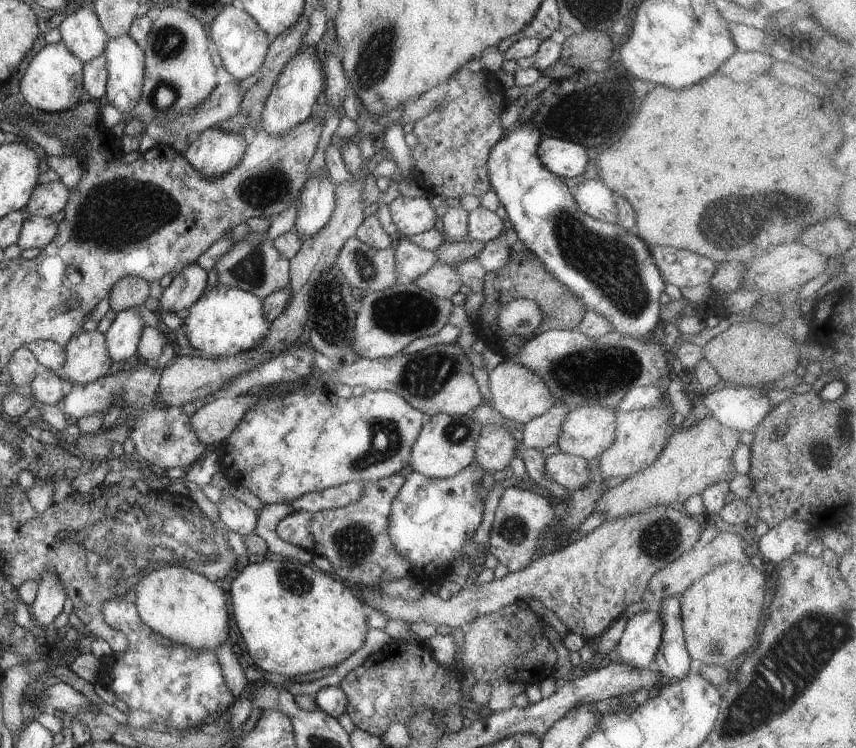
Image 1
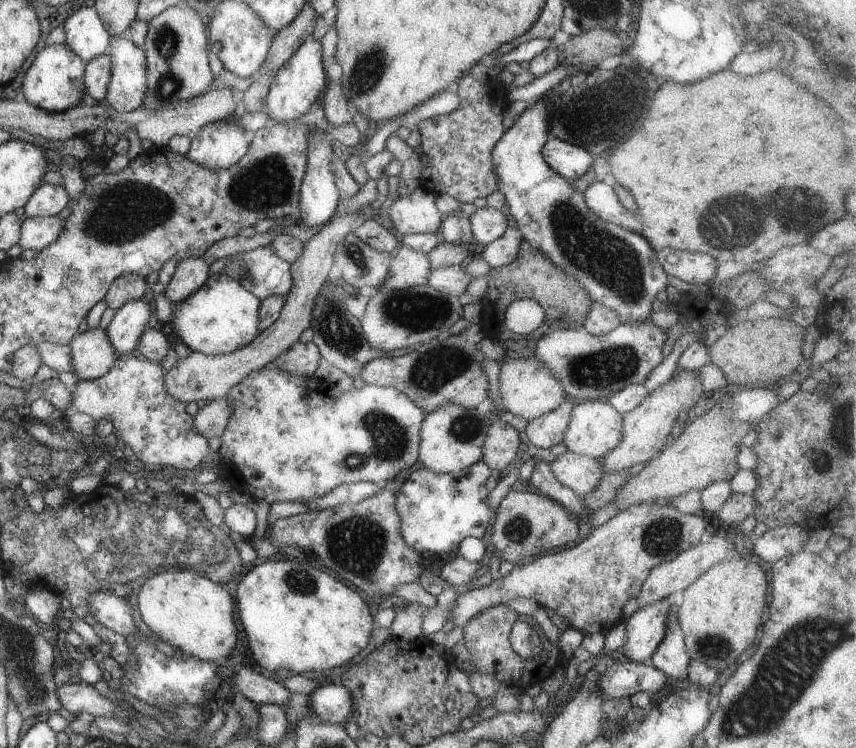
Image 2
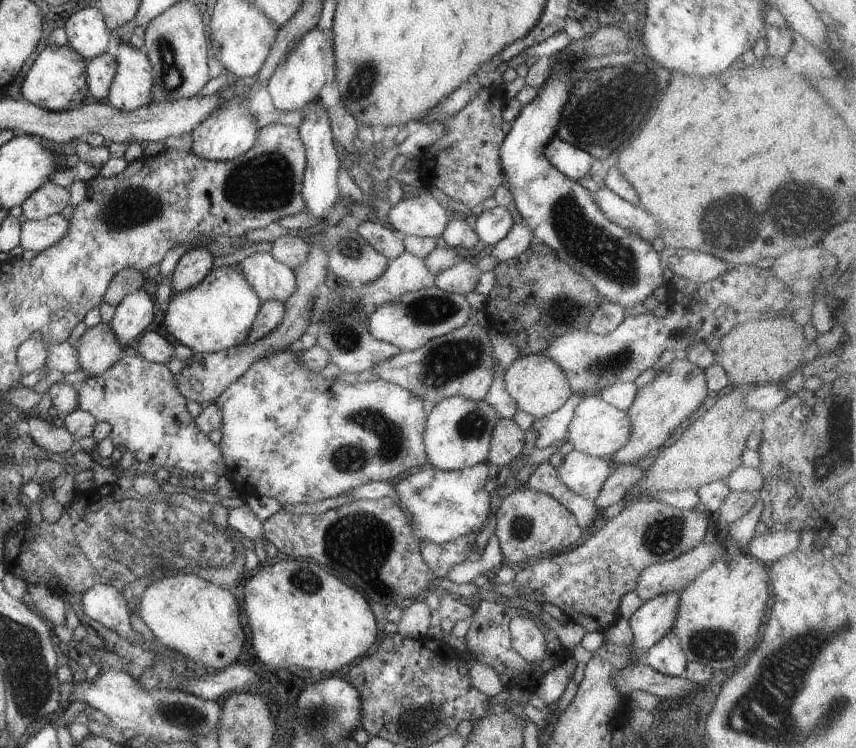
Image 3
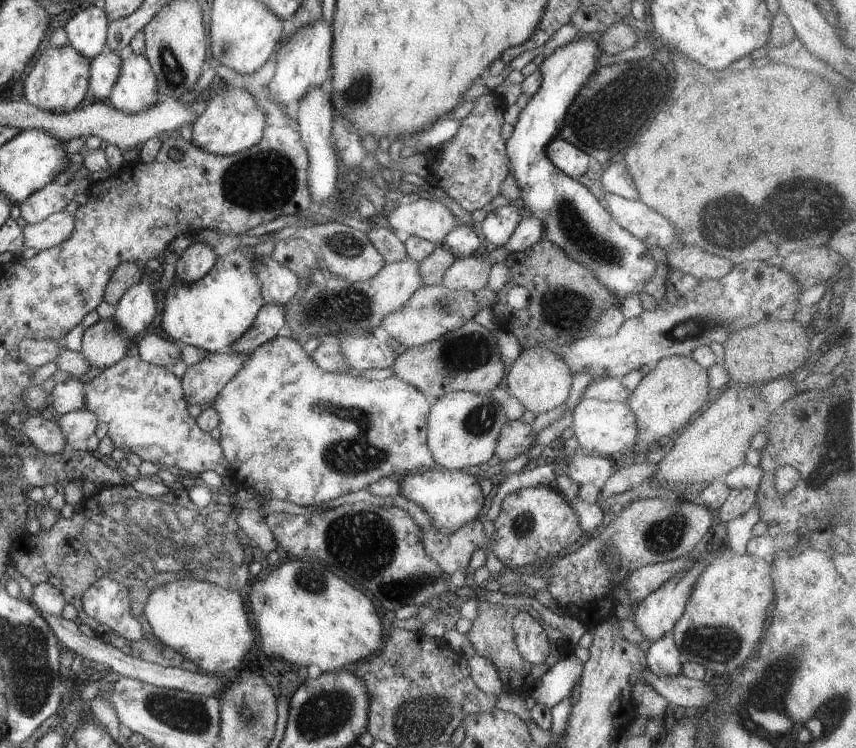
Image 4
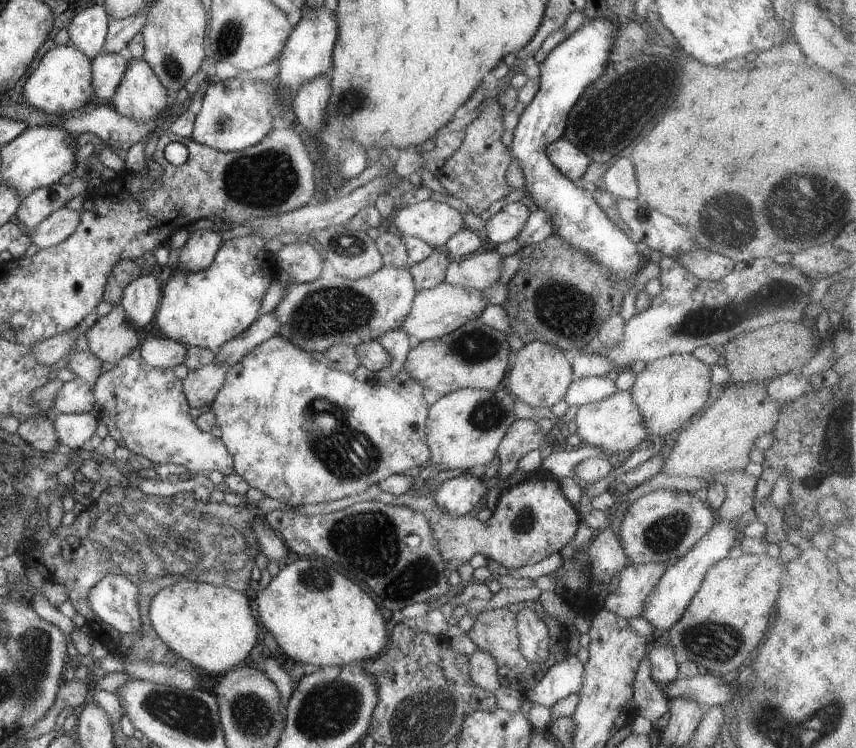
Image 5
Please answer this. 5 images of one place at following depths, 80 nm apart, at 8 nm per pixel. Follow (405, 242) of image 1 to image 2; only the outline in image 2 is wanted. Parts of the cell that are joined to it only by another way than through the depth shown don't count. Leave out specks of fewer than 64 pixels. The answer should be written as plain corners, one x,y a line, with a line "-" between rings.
402,244
392,259
389,277
375,291
382,290
382,288
397,291
424,286
427,284
431,270
426,253
419,253

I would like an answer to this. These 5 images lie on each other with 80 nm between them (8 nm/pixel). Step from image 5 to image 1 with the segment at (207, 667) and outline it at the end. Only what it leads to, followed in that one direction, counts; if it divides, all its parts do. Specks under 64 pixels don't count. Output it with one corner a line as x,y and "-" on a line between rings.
166,565
140,576
134,604
141,622
162,639
215,654
218,647
234,642
226,608
226,587
218,584
192,569

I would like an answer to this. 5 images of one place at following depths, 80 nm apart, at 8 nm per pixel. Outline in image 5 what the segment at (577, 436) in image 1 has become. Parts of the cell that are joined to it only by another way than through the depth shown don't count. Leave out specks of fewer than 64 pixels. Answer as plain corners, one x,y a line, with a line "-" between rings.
620,391
618,394
612,394
610,398
580,406
575,421
578,426
575,434
582,444
590,445
609,455
618,453
626,456
633,452
638,444
649,439
640,410
629,391

